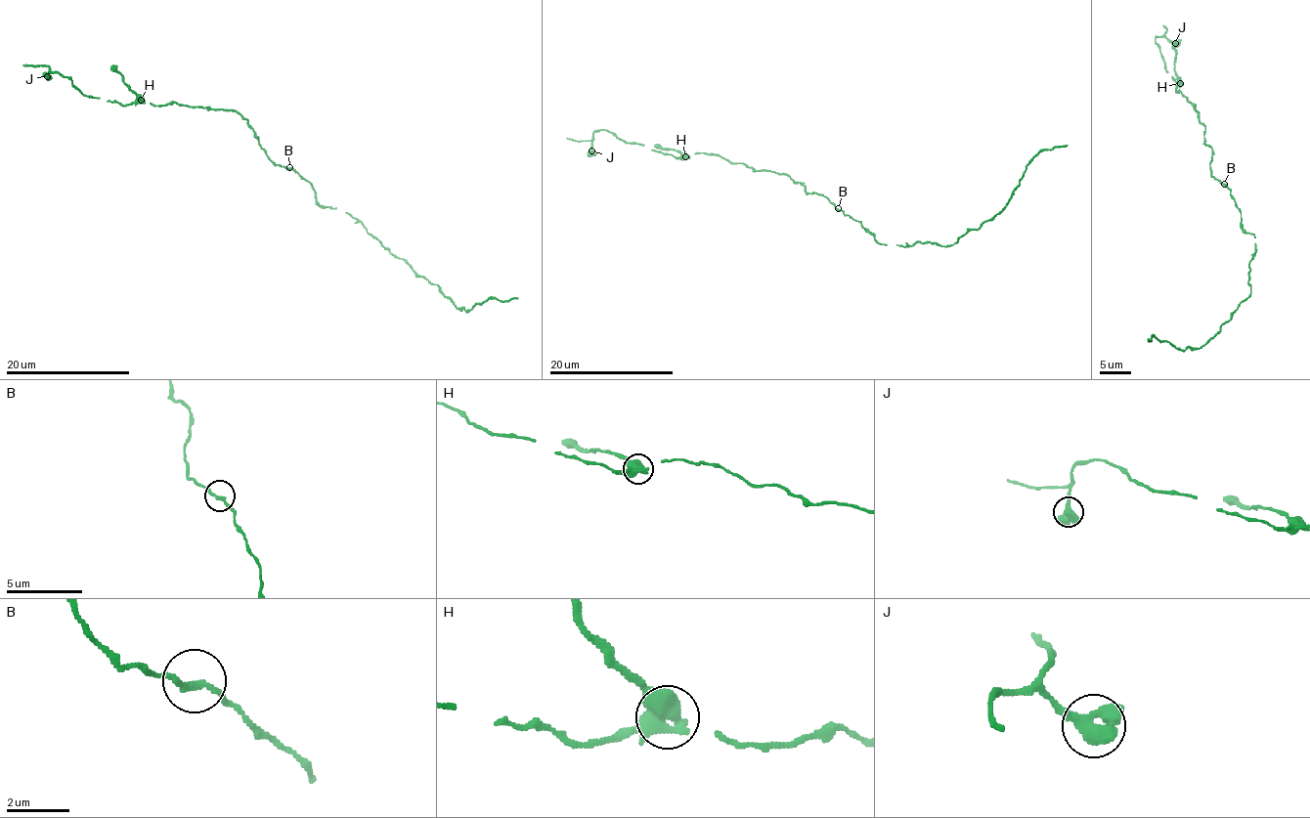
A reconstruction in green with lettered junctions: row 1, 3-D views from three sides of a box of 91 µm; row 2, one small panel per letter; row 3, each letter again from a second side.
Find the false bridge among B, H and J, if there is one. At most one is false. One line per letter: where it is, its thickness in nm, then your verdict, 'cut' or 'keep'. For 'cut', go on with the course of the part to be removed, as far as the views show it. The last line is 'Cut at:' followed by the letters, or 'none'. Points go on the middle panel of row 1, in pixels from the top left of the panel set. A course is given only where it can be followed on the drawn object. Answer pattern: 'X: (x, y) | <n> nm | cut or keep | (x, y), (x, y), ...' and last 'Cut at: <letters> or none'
B: (838, 208) | 170 nm | keep
H: (685, 156) | 550 nm | cut | (685, 156), (676, 150), (656, 146)
J: (591, 150) | 480 nm | keep
Cut at: H

